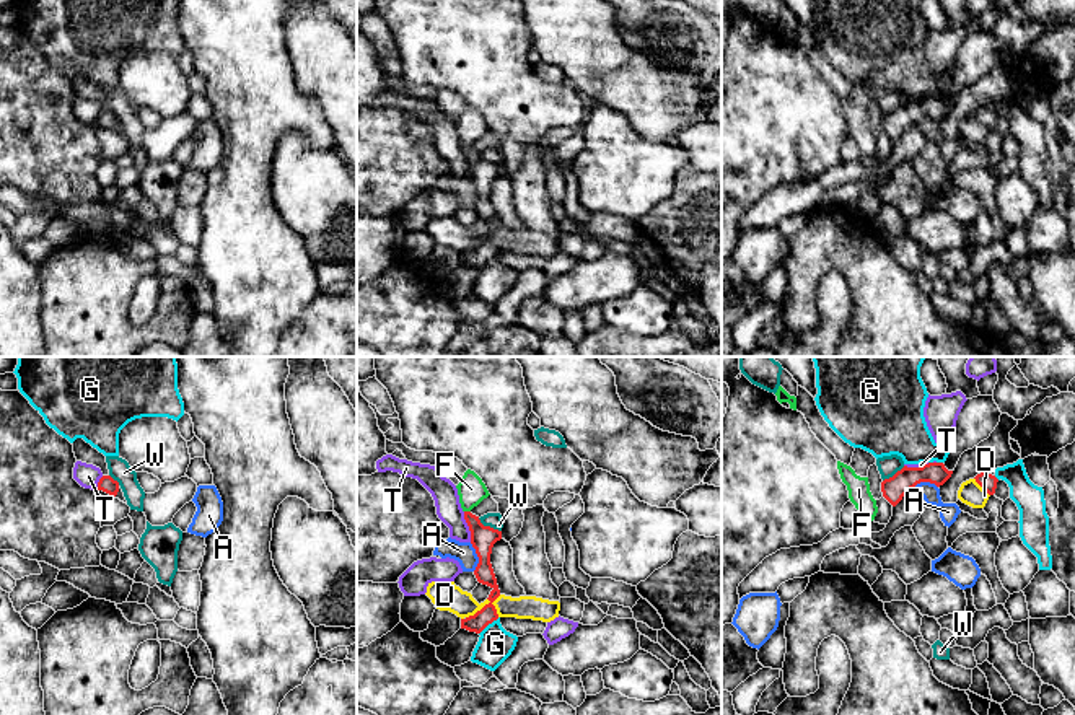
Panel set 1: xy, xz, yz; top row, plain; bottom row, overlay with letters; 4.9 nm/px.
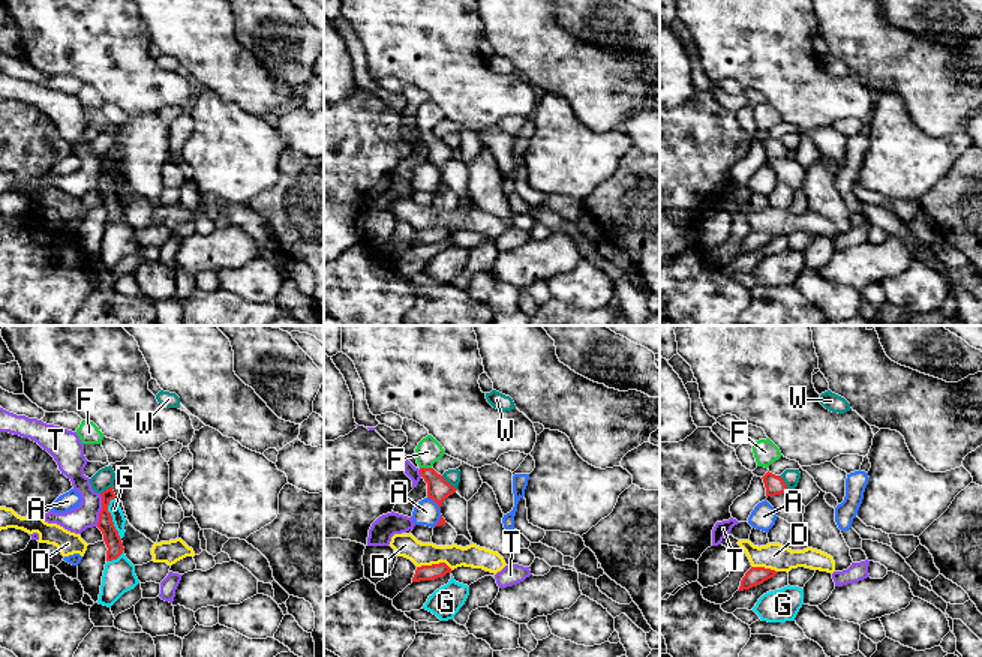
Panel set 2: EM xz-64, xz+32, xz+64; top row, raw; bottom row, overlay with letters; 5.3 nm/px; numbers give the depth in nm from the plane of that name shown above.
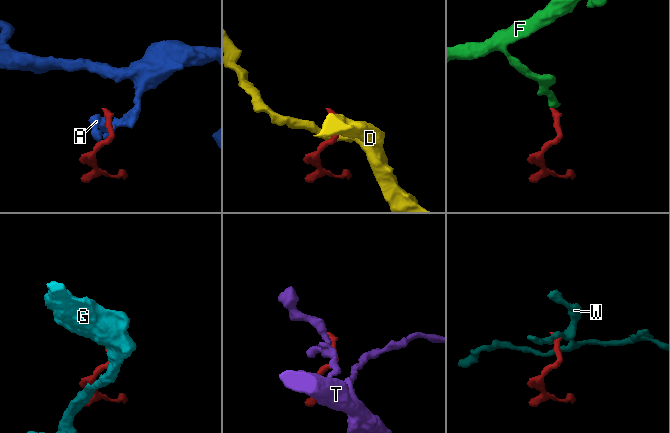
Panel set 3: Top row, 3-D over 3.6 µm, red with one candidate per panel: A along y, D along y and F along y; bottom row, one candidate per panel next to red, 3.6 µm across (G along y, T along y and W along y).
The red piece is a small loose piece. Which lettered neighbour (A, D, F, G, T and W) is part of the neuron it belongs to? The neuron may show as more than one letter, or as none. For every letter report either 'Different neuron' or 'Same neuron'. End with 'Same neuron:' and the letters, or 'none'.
A: Different neuron
D: Different neuron
F: Same neuron
G: Different neuron
T: Different neuron
W: Different neuron
Same neuron: F

